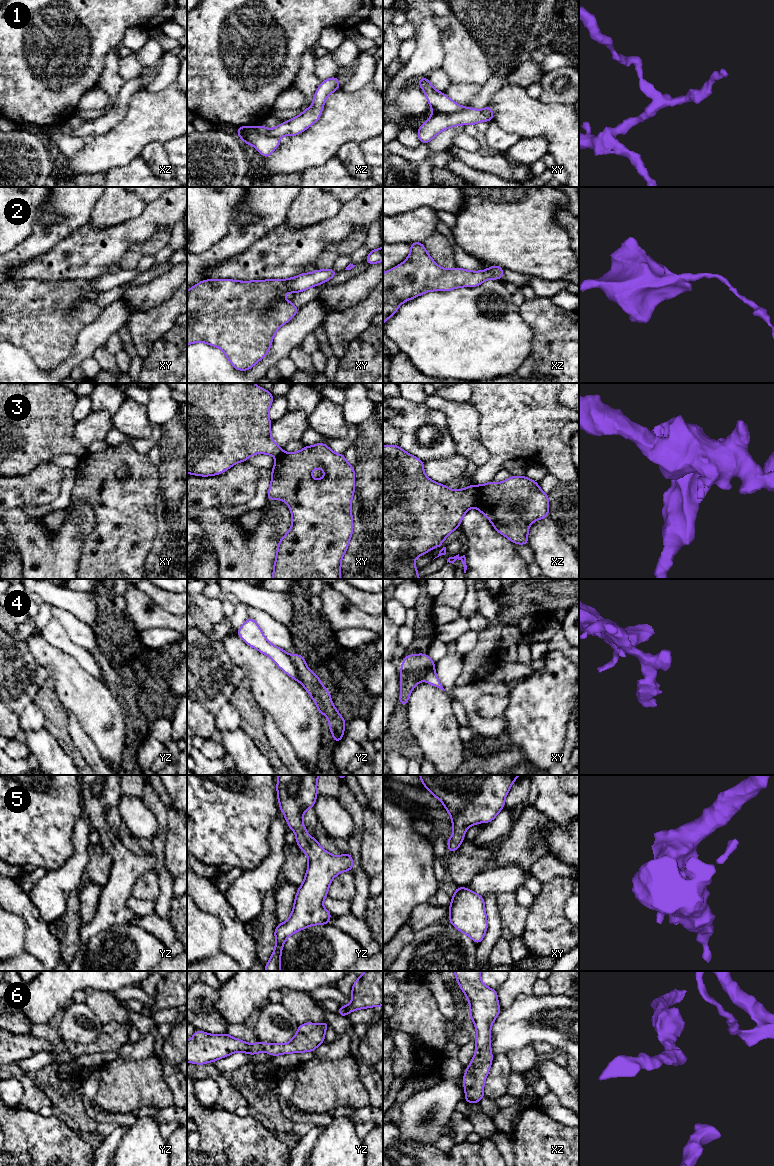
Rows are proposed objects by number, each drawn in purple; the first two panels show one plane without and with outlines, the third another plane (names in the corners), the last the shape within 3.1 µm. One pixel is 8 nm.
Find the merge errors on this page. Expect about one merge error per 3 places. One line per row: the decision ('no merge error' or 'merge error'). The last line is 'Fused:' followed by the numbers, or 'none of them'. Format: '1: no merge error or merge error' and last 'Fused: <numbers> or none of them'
1: merge error
2: merge error
3: merge error
4: merge error
5: no merge error
6: no merge error
Fused: 1, 2, 3, 4

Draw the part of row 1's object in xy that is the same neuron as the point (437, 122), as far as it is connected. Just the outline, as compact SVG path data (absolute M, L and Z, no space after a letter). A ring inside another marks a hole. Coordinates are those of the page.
M488 105L483 110L472 107L454 113L433 113L422 124L417 135L422 144L428 144L438 133L457 125L476 125L481 121L493 120L494 111Z

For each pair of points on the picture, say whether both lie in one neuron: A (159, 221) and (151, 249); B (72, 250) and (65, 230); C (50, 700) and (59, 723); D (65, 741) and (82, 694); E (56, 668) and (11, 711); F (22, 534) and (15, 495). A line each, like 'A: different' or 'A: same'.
A: different
B: different
C: same
D: different
E: different
F: different

